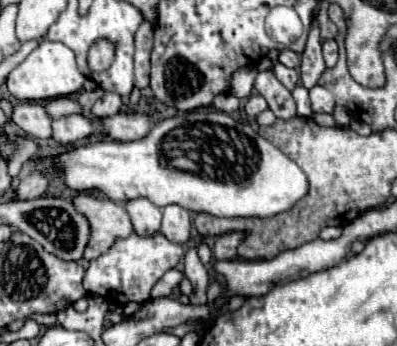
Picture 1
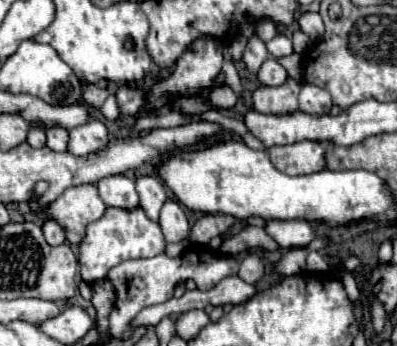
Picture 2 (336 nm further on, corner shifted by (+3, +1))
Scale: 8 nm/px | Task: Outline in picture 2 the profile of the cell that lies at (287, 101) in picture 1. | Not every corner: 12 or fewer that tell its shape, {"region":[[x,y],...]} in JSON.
{"region":[[254,35],[244,51],[252,73],[268,59],[266,45]]}

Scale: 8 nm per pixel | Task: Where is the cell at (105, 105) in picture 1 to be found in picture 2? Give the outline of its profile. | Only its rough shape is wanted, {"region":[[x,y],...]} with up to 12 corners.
{"region":[[84,85],[84,101],[102,107],[108,97],[106,89]]}

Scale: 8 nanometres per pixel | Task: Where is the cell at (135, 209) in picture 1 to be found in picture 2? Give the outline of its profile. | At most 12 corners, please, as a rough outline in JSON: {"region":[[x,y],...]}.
{"region":[[126,175],[100,179],[108,207],[140,207],[136,185]]}

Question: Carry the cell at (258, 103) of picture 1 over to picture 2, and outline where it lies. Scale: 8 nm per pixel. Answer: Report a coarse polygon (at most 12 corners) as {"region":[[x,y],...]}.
{"region":[[300,83],[260,85],[252,107],[268,115],[298,111]]}

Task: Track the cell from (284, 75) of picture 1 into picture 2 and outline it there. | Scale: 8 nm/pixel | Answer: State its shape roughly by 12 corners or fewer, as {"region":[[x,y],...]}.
{"region":[[274,57],[258,71],[262,85],[282,85],[288,75]]}

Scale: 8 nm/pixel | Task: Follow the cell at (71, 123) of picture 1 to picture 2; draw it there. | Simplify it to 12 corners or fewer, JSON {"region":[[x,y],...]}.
{"region":[[102,121],[70,129],[68,153],[88,155],[110,141]]}

